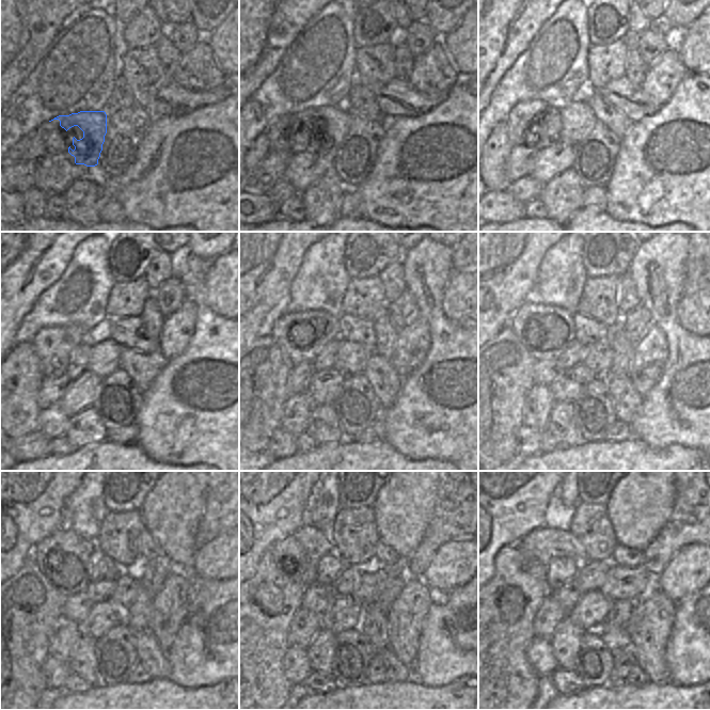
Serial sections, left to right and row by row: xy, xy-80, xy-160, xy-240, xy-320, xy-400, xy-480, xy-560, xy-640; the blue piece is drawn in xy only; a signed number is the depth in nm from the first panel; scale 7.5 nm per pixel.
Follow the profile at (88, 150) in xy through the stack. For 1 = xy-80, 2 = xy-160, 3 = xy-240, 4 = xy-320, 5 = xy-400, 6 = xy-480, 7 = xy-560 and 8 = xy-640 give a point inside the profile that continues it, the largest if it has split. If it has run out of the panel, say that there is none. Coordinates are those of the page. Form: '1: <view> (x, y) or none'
1: xy-80 (336, 120)
2: xy-160 (578, 120)
3: xy-240 (105, 357)
4: xy-320 (352, 358)
5: xy-400 (599, 356)
6: xy-480 (126, 587)
7: xy-560 (371, 586)
8: xy-640 (621, 583)

